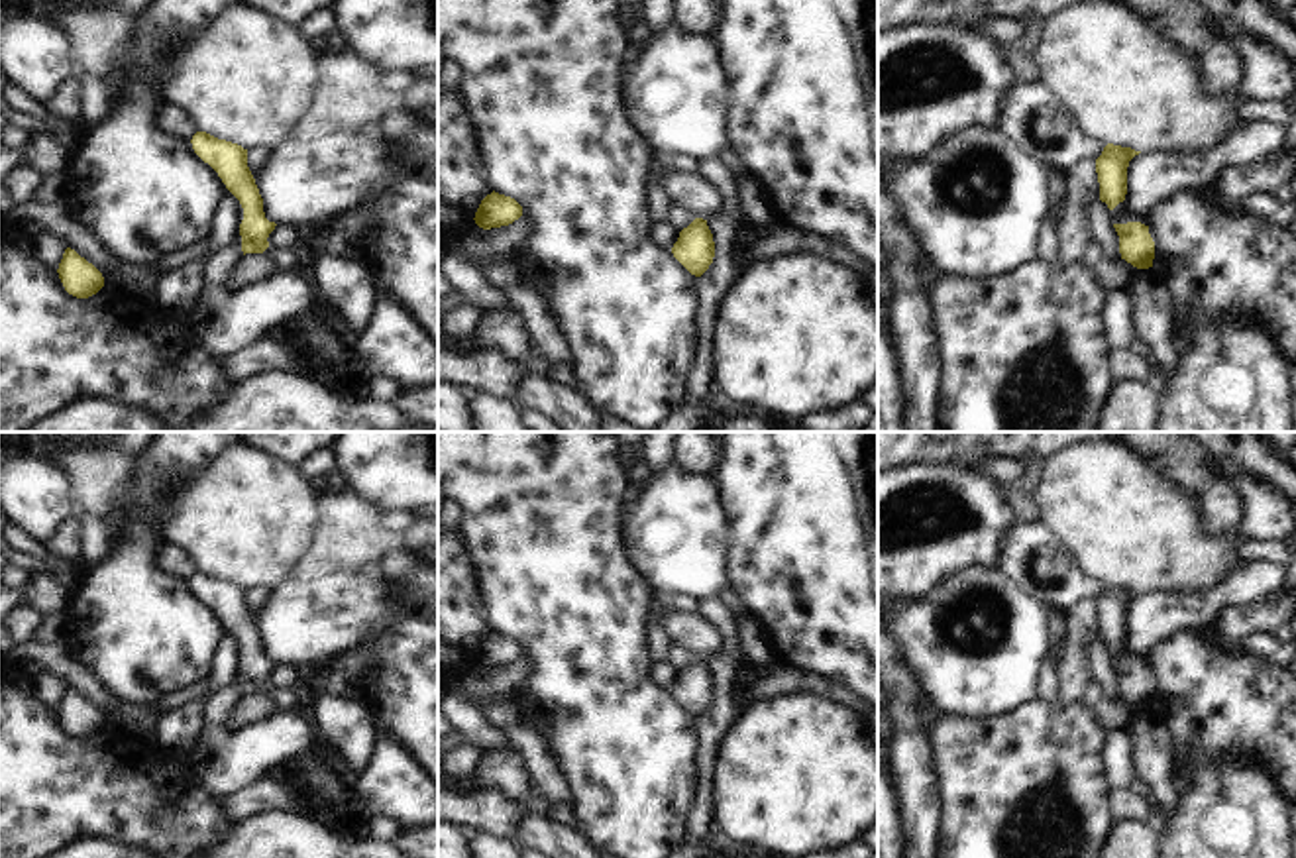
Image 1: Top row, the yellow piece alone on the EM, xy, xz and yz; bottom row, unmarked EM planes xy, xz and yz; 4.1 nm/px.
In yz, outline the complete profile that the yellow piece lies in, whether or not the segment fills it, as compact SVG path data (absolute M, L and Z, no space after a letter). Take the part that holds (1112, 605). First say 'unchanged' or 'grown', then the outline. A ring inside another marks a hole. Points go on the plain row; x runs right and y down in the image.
grown; M1107 583L1096 599L1096 613L1100 622L1100 640L1111 652L1111 664L1119 675L1121 699L1137 709L1153 707L1155 681L1149 673L1147 654L1131 654L1125 650L1127 634L1127 607L1139 595L1131 587Z

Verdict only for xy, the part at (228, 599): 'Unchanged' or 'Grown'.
Grown

